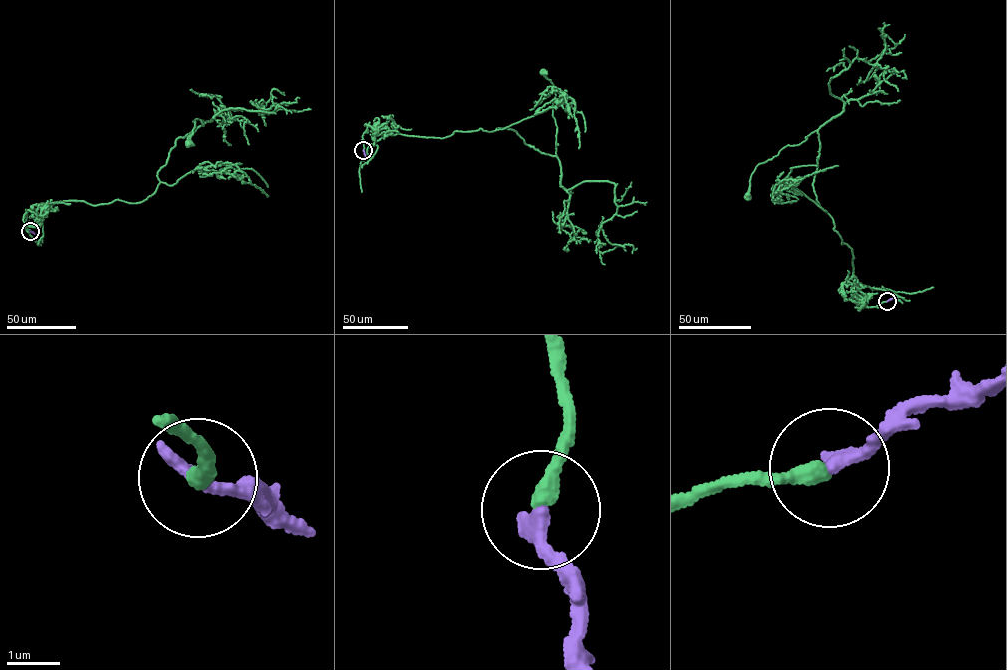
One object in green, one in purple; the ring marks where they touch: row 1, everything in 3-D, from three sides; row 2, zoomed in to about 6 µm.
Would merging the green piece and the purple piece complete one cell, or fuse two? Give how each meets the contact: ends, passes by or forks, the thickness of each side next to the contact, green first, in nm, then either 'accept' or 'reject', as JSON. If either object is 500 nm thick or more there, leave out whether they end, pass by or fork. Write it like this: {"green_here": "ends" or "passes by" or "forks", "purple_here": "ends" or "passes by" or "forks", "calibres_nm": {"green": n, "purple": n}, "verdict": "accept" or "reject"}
{"green_here": "ends", "purple_here": "ends", "calibres_nm": {"green": 320, "purple": 360}, "verdict": "accept"}

